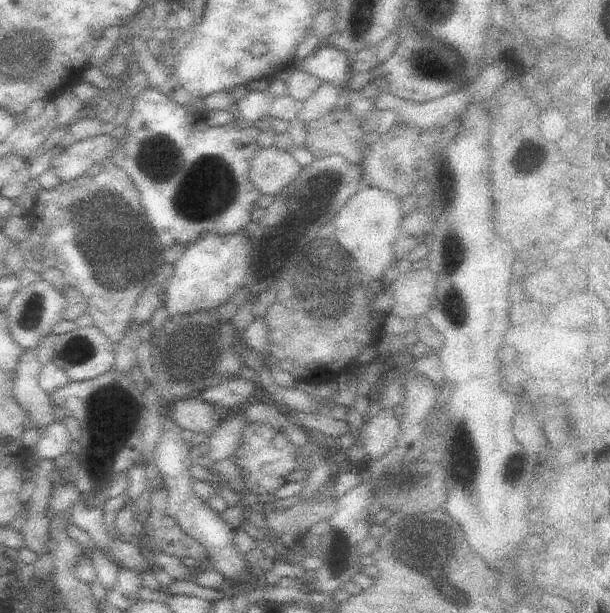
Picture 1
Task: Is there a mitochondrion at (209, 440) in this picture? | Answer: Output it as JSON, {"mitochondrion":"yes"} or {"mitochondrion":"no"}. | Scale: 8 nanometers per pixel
{"mitochondrion":"no"}

